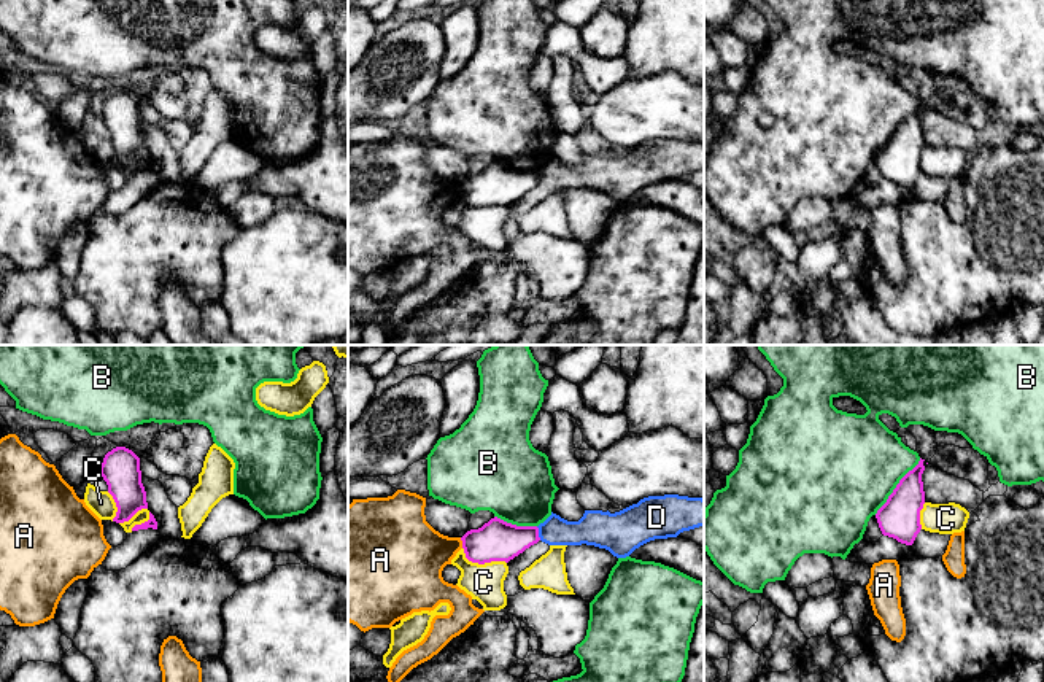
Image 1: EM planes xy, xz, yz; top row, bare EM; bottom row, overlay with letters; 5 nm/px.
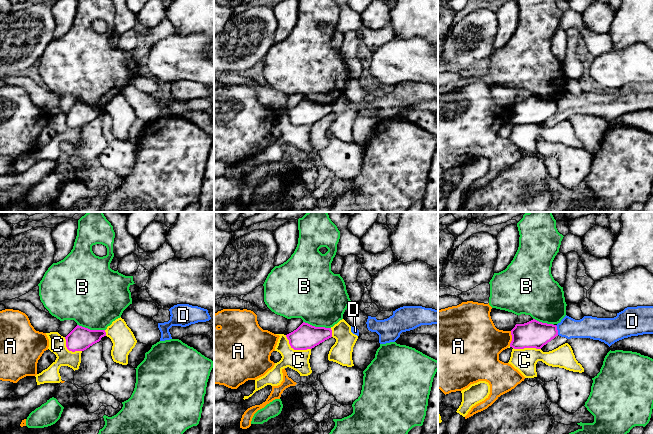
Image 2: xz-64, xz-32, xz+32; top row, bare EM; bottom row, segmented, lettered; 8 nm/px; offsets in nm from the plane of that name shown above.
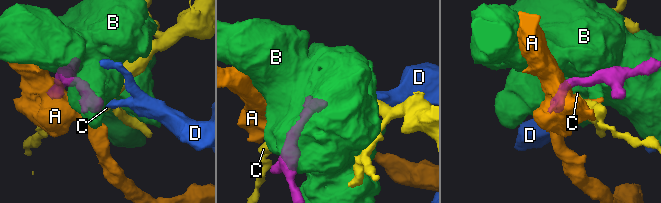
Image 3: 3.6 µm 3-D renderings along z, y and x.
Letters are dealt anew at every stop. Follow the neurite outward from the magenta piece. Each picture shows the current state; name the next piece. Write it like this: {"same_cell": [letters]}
{"same_cell": []}

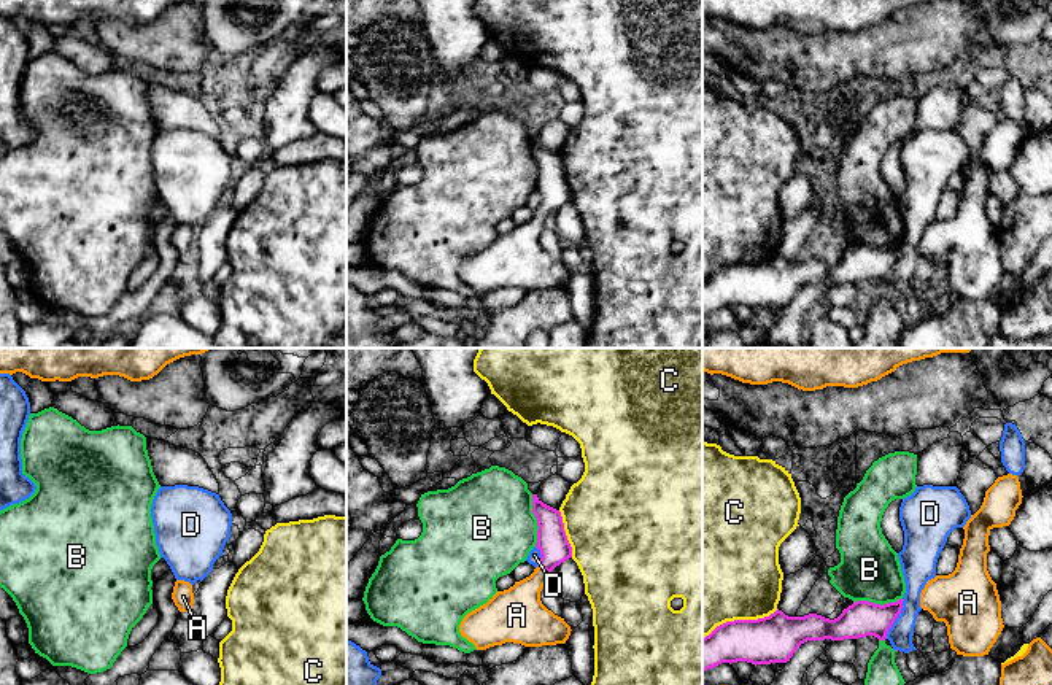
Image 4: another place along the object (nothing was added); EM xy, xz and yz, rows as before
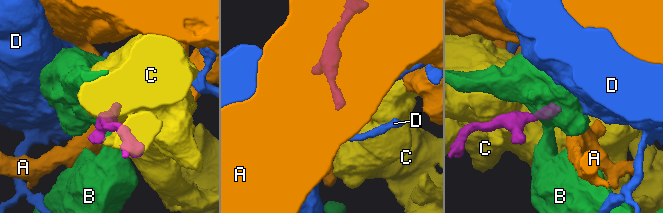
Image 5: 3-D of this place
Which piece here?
{"same_cell": ["A"]}

